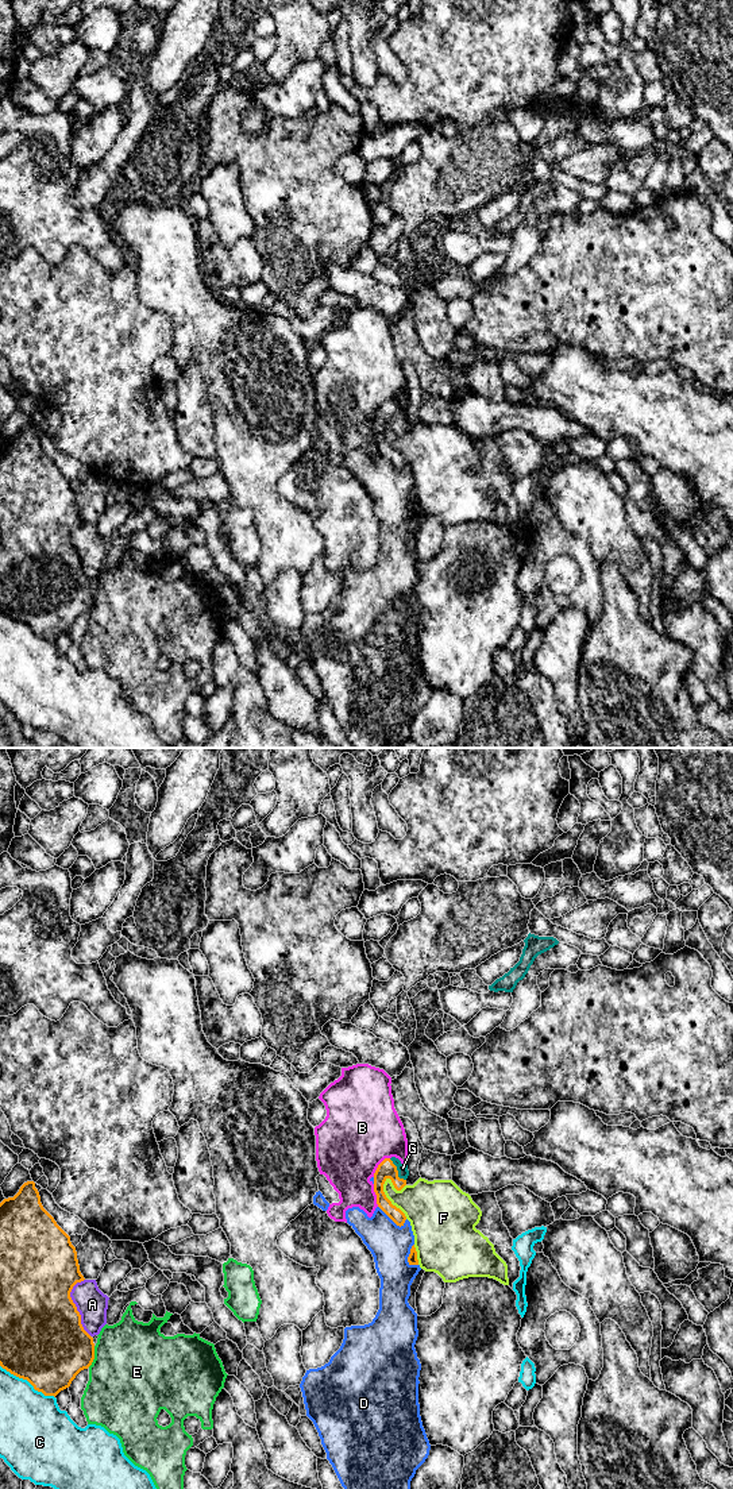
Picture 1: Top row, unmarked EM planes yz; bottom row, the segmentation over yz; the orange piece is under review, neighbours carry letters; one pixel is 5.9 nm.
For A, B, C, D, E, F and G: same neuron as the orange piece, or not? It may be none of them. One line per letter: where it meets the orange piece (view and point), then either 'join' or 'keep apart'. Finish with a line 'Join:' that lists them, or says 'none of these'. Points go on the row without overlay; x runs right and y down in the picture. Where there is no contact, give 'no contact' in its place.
A: meets orange in yz at (76, 551); keep apart
B: meets orange in yz at (378, 409); keep apart
C: meets orange in yz at (27, 624); keep apart
D: meets orange in yz at (392, 463); keep apart
E: meets orange in yz at (93, 601); keep apart
F: meets orange in yz at (388, 443); keep apart
G: meets orange in yz at (397, 415); join
Join: G

